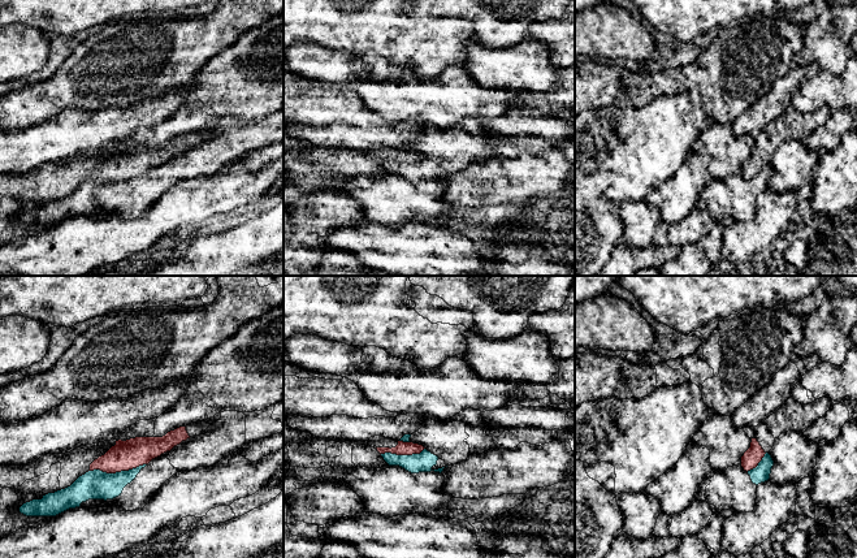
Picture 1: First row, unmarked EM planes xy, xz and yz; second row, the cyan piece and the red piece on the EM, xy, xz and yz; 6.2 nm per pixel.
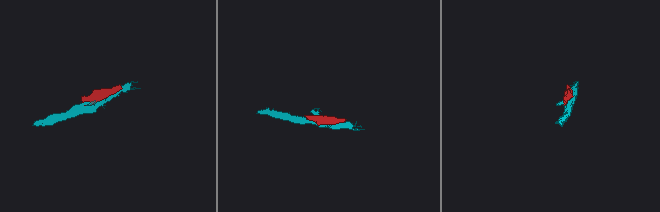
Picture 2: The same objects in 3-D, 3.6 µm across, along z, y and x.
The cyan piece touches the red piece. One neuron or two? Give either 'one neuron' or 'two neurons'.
two neurons

